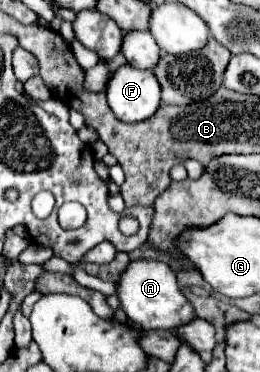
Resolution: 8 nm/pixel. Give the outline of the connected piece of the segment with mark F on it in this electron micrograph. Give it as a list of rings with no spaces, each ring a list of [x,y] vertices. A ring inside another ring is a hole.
[[[130,64],[118,68],[106,82],[106,100],[112,112],[122,122],[142,122],[160,106],[160,84],[152,70],[138,70]]]

